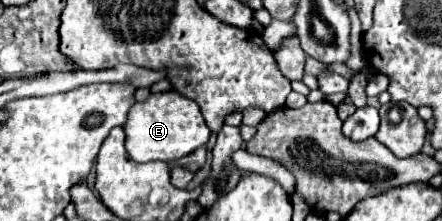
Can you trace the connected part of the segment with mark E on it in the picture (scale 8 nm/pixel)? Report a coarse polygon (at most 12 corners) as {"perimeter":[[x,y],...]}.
{"perimeter":[[175,90],[135,102],[123,128],[135,162],[179,160],[211,136]]}

